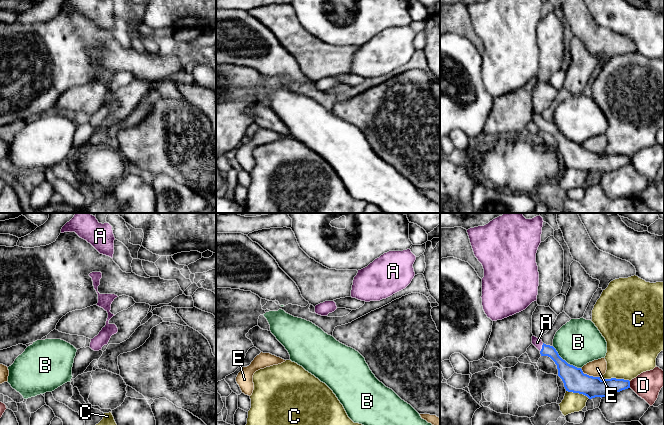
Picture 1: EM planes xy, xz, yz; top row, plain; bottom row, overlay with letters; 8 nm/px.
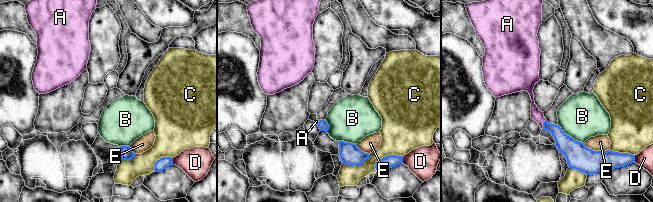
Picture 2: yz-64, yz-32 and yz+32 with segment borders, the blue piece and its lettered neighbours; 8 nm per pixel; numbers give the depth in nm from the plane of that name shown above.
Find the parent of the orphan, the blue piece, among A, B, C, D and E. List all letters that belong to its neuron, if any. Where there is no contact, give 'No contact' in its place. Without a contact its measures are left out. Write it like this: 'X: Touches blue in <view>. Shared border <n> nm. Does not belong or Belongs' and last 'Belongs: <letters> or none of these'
A: Touches blue in yz. Shared border 80 nm. Belongs
B: Touches blue in yz. Shared border 300 nm. Does not belong
C: Touches blue in yz. Shared border 260 nm. Does not belong
D: Touches blue in yz. Shared border 60 nm. Does not belong
E: Touches blue in yz. Shared border 180 nm. Does not belong
Belongs: A

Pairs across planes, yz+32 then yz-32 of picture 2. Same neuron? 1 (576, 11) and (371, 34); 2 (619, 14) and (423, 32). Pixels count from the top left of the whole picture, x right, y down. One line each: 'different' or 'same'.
1: same
2: same

